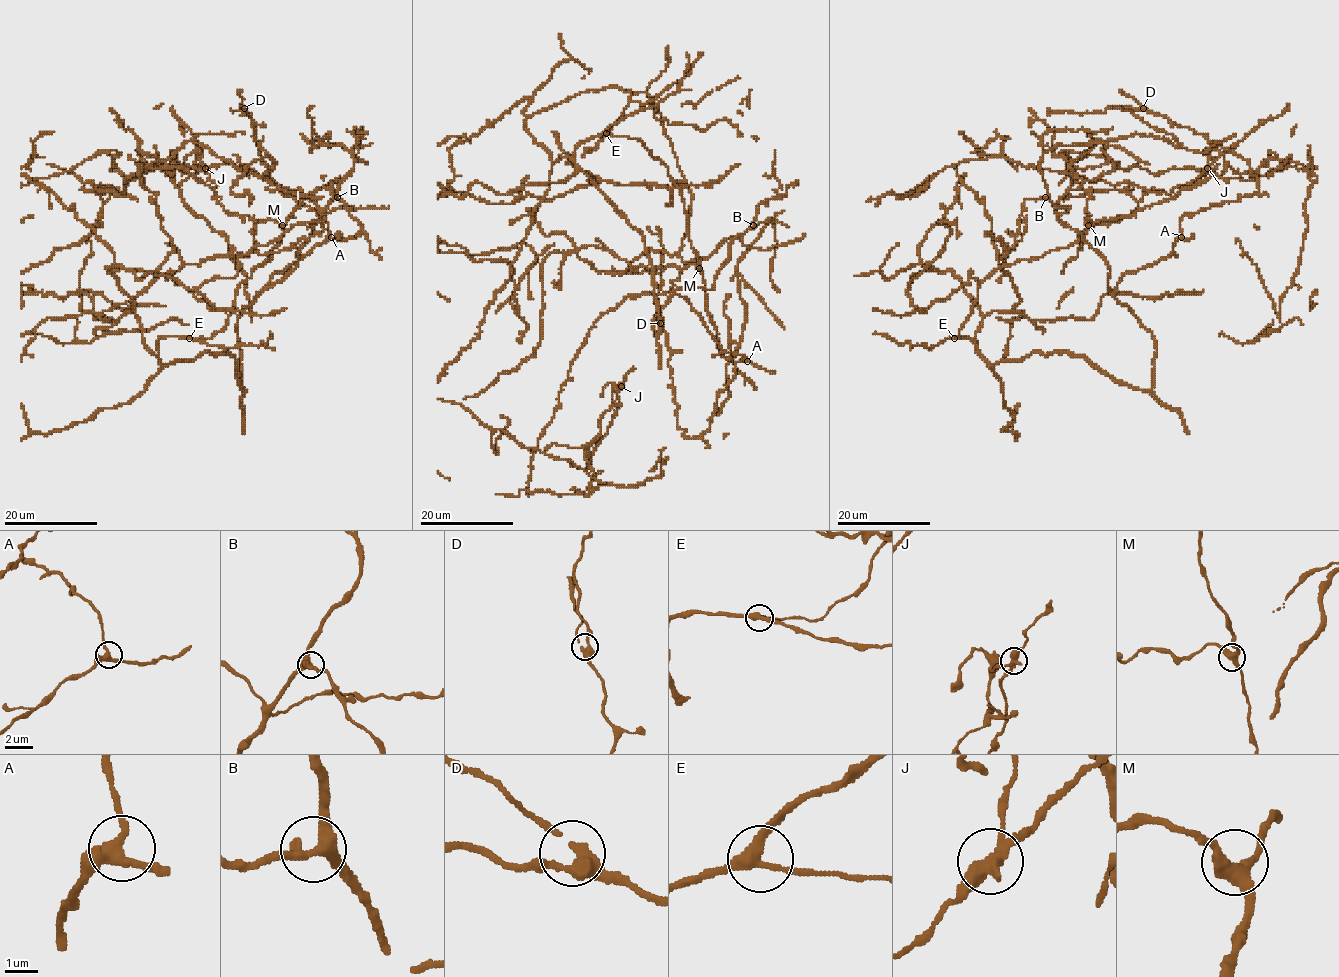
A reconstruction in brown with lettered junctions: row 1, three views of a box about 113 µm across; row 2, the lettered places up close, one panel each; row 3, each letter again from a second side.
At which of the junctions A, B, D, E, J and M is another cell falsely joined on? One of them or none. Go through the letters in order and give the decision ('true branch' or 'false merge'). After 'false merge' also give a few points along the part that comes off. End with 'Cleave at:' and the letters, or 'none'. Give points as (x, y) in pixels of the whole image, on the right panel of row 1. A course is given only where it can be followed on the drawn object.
A: true branch
B: true branch
D: true branch
E: true branch
J: false merge
M: true branch
Cleave at: J

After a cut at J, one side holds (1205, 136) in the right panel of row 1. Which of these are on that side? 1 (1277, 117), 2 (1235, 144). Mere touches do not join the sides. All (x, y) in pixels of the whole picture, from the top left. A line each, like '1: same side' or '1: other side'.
1: other side
2: other side

